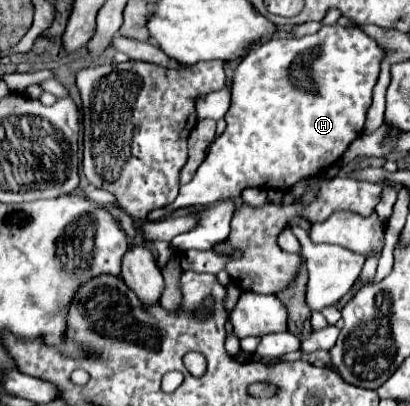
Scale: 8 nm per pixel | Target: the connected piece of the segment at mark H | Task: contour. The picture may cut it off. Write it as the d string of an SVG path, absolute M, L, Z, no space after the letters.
M321 26L319 32L303 38L273 38L259 48L253 48L247 58L235 68L231 84L231 108L225 114L227 128L211 144L205 162L195 172L193 180L181 186L173 204L149 214L149 220L159 220L179 208L211 206L215 202L235 198L243 188L271 188L285 192L303 178L313 178L335 164L347 146L361 136L365 114L371 106L373 86L379 76L383 50L357 26Z

